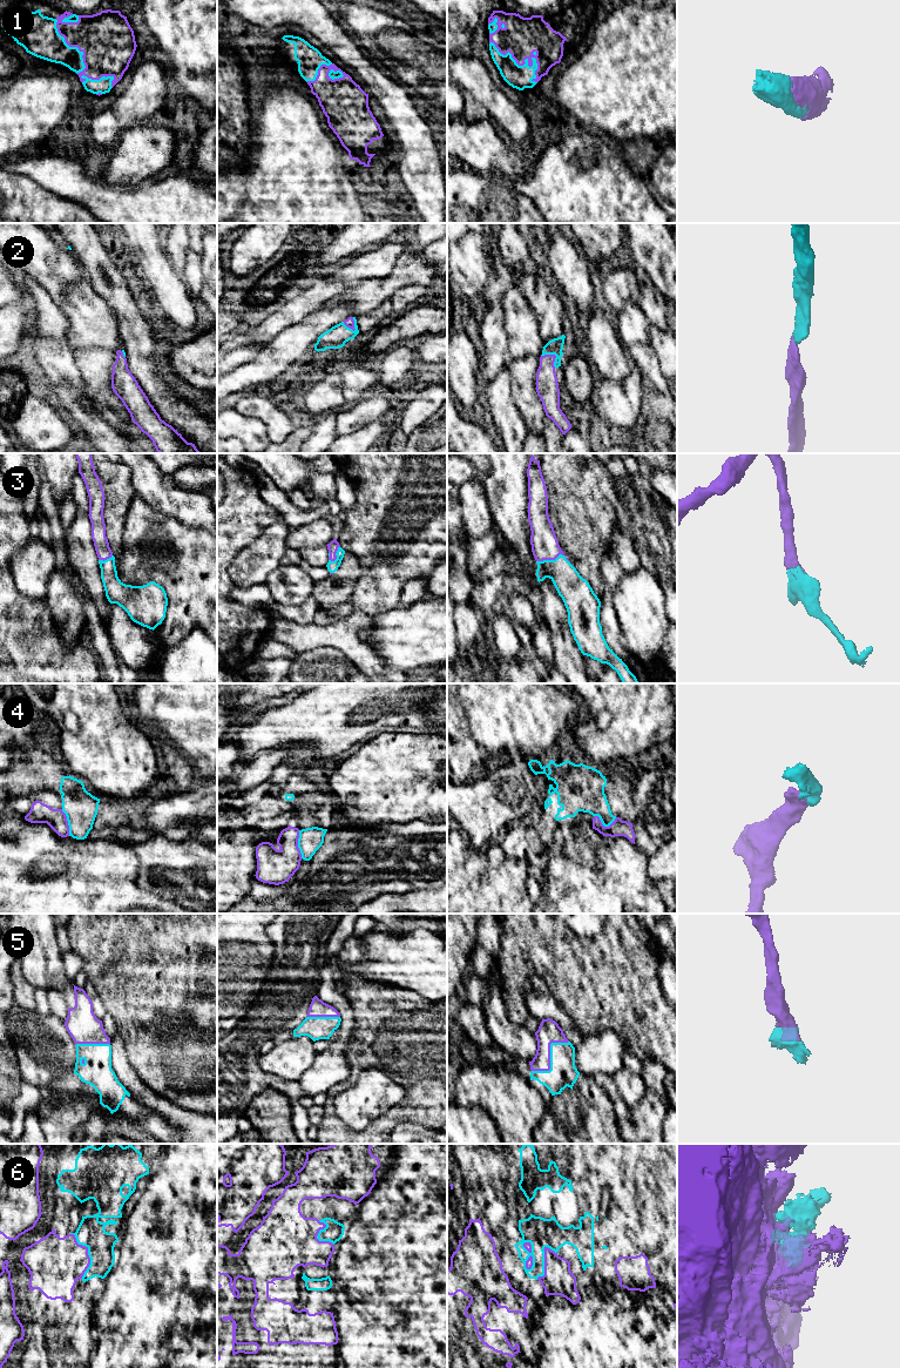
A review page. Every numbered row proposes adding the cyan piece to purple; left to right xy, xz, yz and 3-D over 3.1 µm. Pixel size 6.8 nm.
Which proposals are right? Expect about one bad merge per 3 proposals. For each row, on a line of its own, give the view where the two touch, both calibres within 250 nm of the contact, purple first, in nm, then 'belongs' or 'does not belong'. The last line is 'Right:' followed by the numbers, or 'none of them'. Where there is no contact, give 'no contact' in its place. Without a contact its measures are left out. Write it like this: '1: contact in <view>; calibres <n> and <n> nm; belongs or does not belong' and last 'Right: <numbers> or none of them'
1: contact in yz; calibres 280 and 160 nm; belongs
2: contact in yz; calibres 160 and 110 nm; belongs
3: contact in yz; calibres 190 and 200 nm; belongs
4: contact in xz; calibres 240 and 160 nm; does not belong
5: contact in yz; calibres 150 and 190 nm; belongs
6: contact in xy; calibres 360 and 190 nm; does not belong
Right: 1, 2, 3, 5

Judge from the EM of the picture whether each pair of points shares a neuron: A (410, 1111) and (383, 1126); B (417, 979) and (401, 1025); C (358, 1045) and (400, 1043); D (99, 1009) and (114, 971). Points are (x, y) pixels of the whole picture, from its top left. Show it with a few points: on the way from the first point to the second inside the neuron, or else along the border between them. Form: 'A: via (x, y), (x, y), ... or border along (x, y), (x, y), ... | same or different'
A: via (403, 1114), (390, 1123) | same
B: border along (386, 983), (411, 989), (434, 1002) | different
C: via (369, 1050), (390, 1050) | same
D: border along (97, 996), (107, 1012) | different

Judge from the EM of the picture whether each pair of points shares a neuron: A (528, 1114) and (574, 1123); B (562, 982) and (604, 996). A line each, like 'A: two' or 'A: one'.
A: two
B: one

